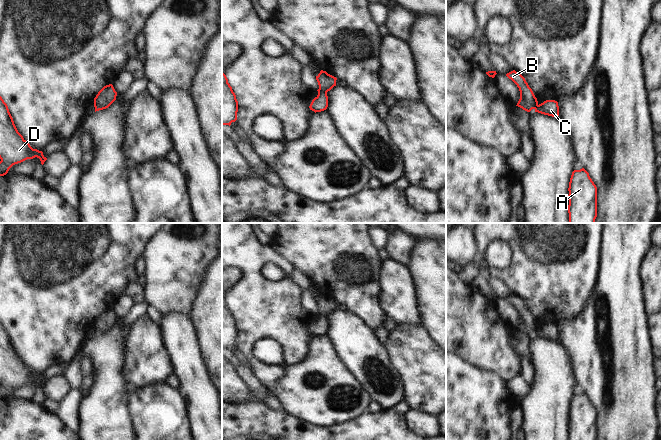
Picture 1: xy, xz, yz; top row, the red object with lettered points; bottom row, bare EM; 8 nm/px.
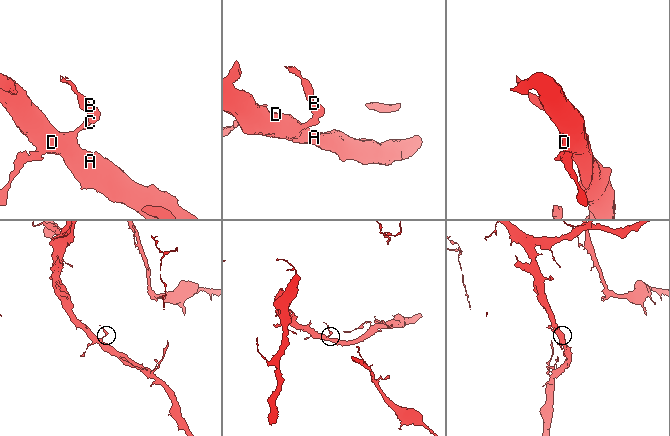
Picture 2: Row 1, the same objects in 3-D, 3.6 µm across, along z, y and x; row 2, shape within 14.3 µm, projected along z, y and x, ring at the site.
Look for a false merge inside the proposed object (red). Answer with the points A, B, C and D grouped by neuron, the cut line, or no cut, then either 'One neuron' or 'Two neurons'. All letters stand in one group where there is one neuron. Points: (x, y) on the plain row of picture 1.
Groups: A C D / B. Split along xz (319, 312), (326, 317). Two neurons.

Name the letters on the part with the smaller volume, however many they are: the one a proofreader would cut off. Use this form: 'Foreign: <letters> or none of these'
Foreign: B

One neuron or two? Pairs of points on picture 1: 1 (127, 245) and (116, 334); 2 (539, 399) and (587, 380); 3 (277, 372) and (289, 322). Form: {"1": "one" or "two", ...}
{"1": "two", "2": "two", "3": "one"}

